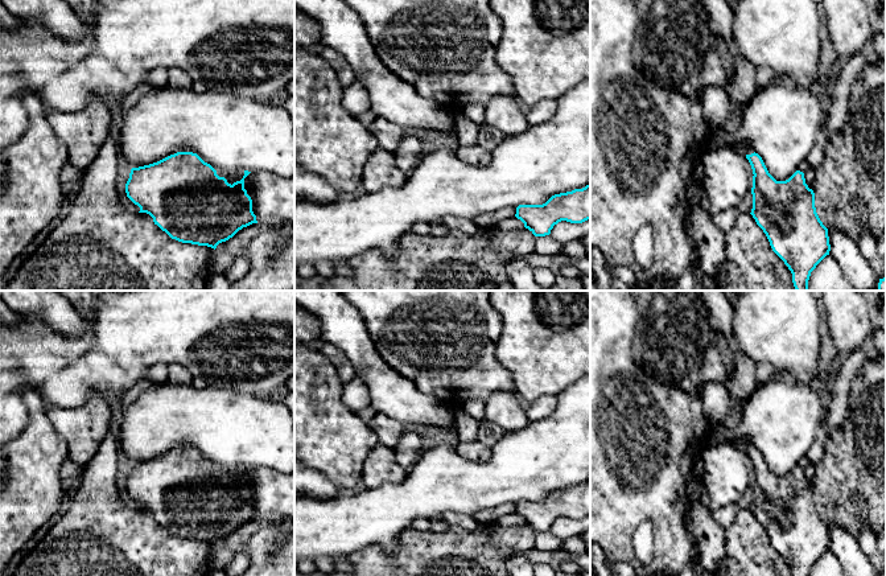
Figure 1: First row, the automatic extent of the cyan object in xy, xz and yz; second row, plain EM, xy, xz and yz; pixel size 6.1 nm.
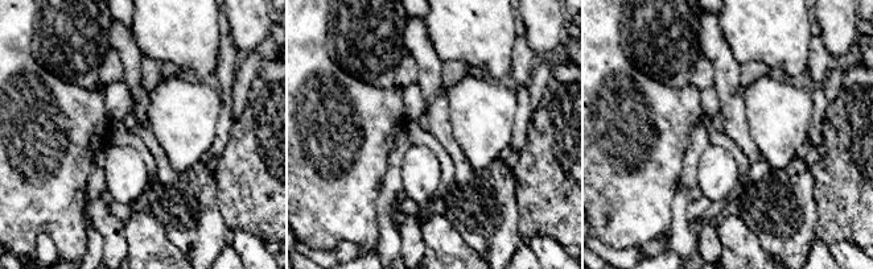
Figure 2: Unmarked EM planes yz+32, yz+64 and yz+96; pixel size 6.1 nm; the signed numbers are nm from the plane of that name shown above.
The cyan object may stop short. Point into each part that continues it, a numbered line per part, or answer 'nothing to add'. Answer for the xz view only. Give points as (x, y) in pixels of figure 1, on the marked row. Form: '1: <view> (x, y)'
nothing to add

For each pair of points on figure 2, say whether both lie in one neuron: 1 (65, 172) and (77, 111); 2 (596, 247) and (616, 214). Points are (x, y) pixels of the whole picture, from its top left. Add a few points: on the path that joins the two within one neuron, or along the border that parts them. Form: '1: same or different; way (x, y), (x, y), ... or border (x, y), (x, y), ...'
1: same; way (65, 157), (73, 143), (73, 125)
2: different; border (596, 236), (605, 244), (616, 248), (630, 247)

